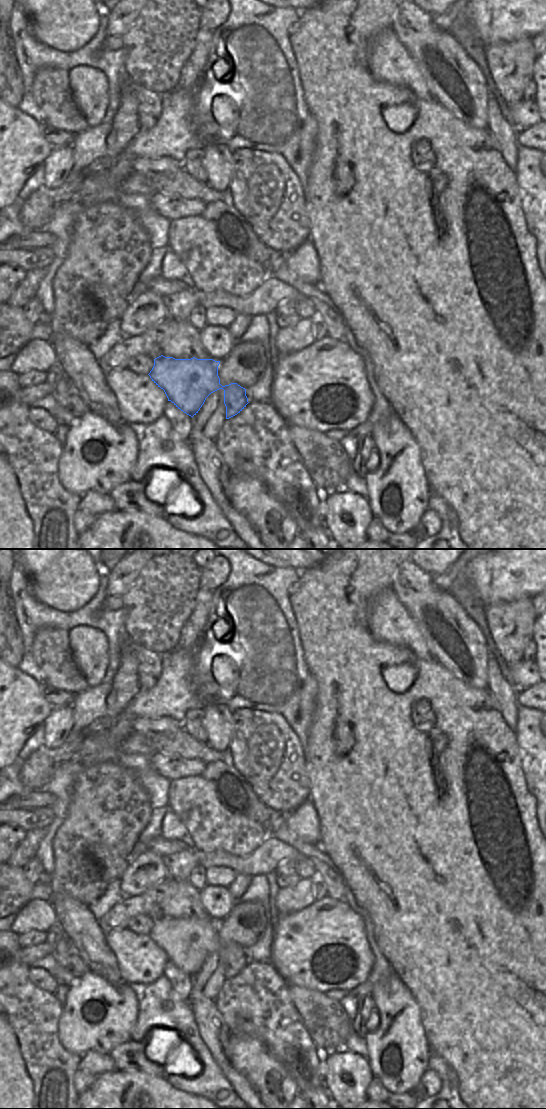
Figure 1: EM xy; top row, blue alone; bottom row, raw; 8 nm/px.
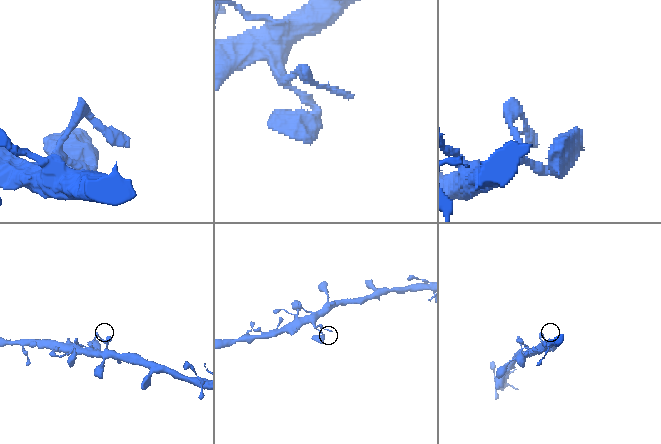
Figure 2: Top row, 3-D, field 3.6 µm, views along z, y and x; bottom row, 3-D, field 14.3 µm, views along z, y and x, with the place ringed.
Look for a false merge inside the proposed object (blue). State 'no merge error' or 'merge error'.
no merge error

